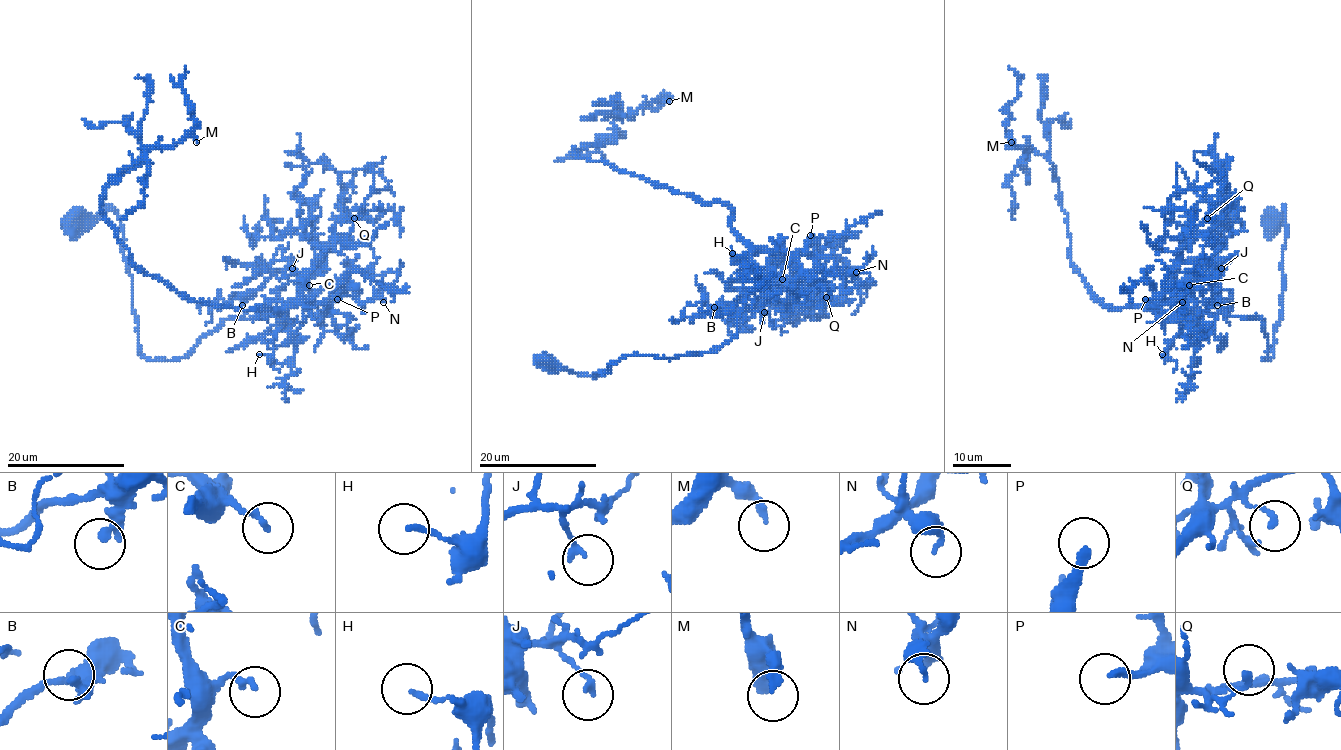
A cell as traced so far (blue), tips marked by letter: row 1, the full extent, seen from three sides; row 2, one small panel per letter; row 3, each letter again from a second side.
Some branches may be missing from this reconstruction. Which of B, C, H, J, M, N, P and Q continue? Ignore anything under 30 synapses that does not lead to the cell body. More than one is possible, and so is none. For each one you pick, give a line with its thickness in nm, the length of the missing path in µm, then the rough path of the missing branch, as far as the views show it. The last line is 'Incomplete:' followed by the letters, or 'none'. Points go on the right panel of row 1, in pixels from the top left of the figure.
P: calibre 220 nm; missing 30 µm; course (1145, 299), (1149, 310), (1137, 329), (1146, 360), (1159, 368), (1167, 364), (1159, 357), (1155, 364)
Incomplete: P

